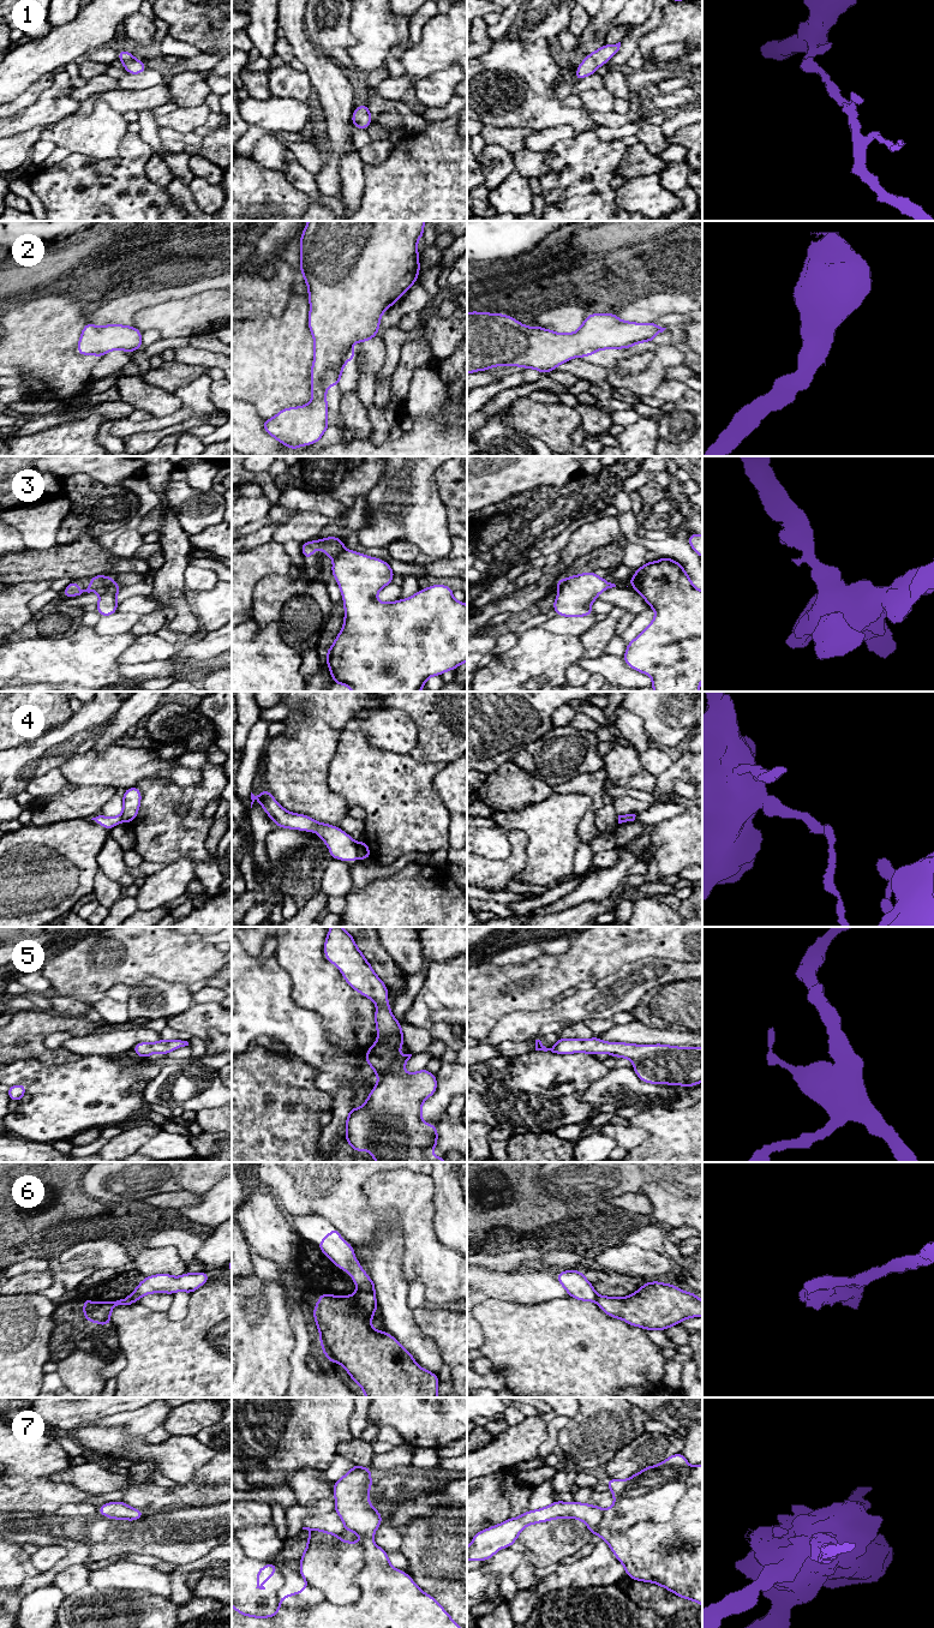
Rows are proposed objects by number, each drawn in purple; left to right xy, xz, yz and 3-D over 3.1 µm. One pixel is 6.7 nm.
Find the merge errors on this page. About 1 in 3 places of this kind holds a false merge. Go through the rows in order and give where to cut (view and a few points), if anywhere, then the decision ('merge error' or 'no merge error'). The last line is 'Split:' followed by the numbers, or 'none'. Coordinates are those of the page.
1: no cut | no merge error
2: no cut | no merge error
3: xy (109, 578), (100, 592) | merge error
4: xz (357, 844), (355, 857) | merge error
5: no cut | no merge error
6: xz (359, 1290), (372, 1293) | merge error
7: no cut | no merge error
Split: 3, 4, 6

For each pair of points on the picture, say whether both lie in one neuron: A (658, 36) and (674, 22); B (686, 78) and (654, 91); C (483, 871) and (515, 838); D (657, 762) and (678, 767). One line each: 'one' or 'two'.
A: one
B: one
C: one
D: two

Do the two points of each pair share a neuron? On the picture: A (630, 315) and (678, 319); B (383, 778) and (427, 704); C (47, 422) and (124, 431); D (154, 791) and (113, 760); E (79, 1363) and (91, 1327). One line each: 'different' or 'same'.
A: different
B: same
C: different
D: different
E: different

